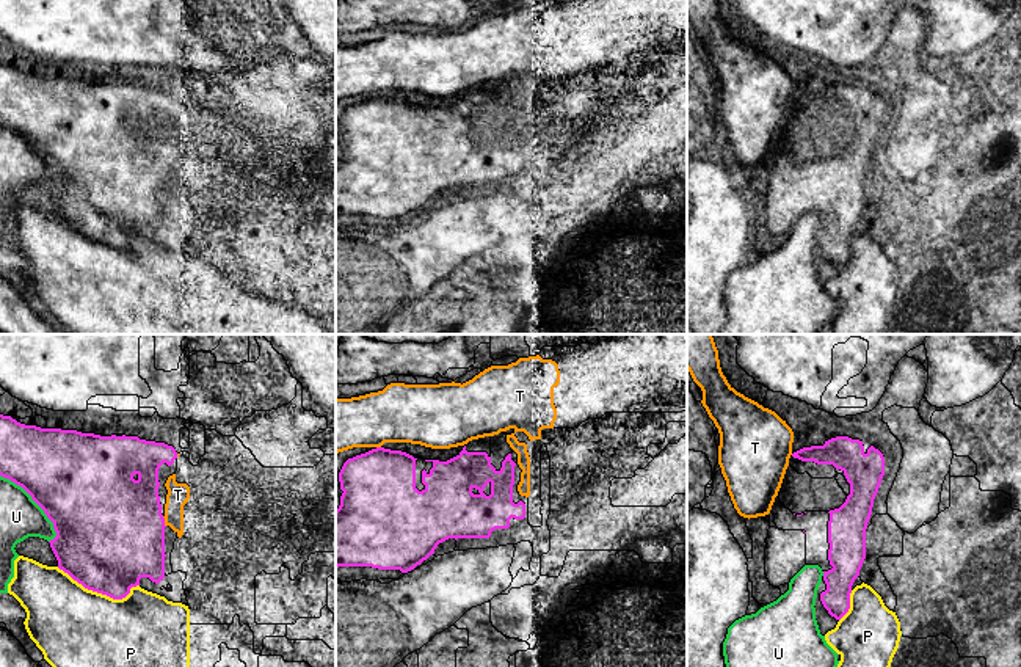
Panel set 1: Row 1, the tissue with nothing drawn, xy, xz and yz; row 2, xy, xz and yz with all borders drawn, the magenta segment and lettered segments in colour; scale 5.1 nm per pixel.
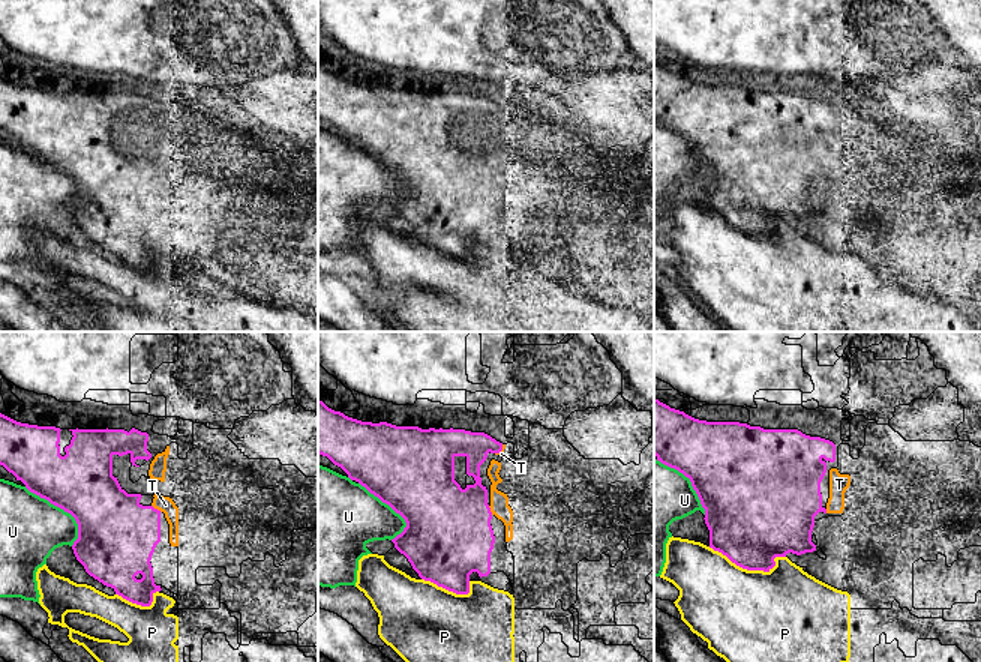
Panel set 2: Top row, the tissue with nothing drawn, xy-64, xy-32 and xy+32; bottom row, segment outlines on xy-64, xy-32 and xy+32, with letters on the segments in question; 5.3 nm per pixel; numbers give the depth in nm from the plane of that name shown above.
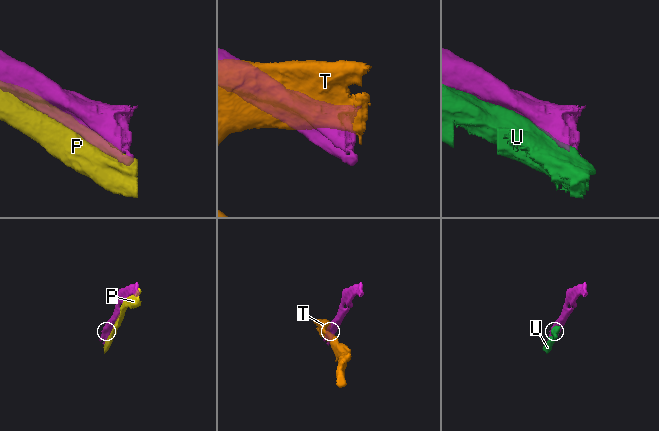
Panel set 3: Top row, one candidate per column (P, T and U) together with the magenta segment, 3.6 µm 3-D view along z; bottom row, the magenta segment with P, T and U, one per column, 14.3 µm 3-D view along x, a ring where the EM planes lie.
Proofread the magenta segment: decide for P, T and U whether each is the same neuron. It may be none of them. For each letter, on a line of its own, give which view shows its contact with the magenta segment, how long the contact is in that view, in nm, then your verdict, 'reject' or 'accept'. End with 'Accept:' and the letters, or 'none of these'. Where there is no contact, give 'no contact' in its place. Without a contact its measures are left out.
P: meets magenta in xy; contact 440 nm long; reject
T: meets magenta in xy; contact 60 nm long; reject
U: meets magenta in xy; contact 440 nm long; reject
Accept: none of these

